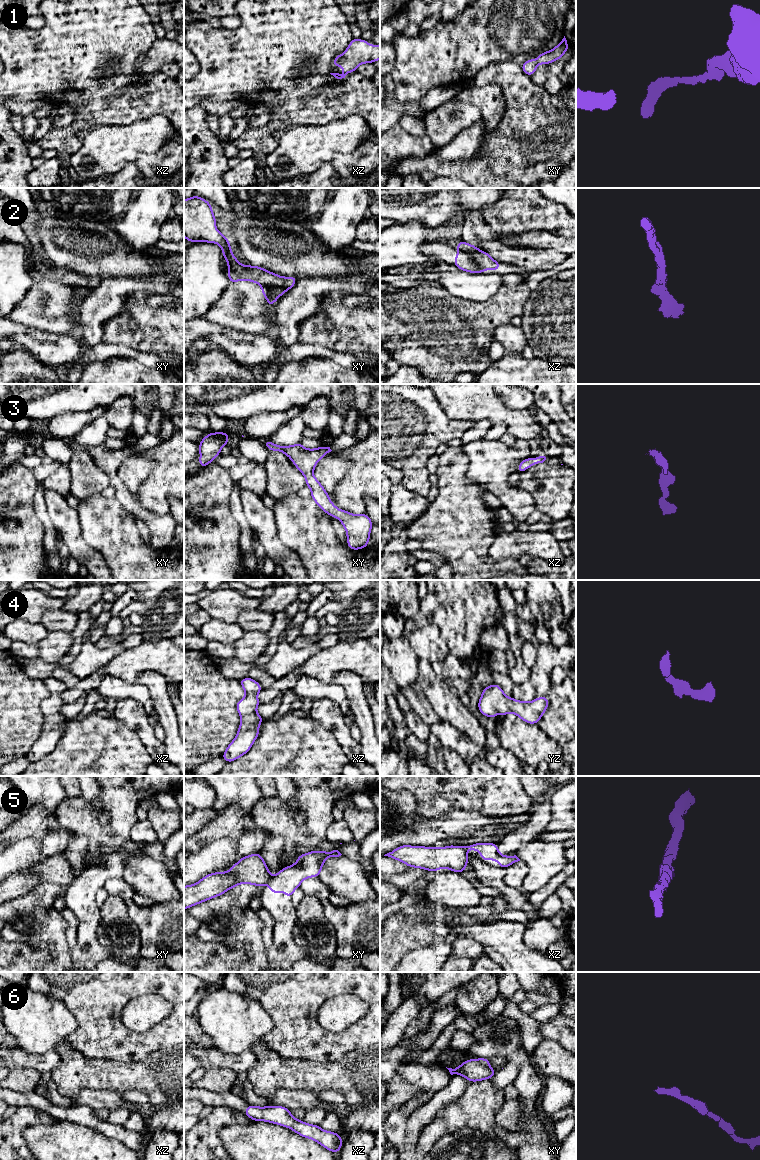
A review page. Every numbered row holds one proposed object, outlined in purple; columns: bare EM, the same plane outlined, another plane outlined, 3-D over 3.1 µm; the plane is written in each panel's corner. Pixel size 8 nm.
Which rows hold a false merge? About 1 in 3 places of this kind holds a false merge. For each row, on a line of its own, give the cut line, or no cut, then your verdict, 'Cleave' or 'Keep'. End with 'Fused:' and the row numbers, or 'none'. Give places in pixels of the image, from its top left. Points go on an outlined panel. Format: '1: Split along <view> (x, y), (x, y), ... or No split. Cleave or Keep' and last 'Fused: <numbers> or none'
1: No split. Keep
2: Split along xz (458, 250), (464, 251), (483, 271). Cleave
3: No split. Keep
4: No split. Keep
5: Split along xy (272, 876), (267, 883). Cleave
6: No split. Keep
Fused: 2, 5

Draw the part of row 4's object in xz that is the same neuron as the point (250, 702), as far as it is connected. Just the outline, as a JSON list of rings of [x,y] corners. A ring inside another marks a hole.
[[[248,676],[239,680],[239,682],[246,691],[246,696],[236,704],[236,709],[241,716],[241,722],[237,736],[222,755],[226,763],[237,760],[251,749],[259,735],[259,724],[264,721],[255,711],[260,705],[257,695],[262,690],[262,686]]]

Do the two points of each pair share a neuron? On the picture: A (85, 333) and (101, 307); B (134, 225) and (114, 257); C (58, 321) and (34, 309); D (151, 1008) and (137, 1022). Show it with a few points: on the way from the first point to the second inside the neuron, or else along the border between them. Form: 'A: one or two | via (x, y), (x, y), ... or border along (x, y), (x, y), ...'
A: one | via (90, 327), (91, 317), (95, 313)
B: two | border along (113, 230), (132, 250), (144, 251), (146, 249)
C: one | via (52, 316), (45, 309), (40, 309)
D: one | via (148, 1011), (140, 1019)

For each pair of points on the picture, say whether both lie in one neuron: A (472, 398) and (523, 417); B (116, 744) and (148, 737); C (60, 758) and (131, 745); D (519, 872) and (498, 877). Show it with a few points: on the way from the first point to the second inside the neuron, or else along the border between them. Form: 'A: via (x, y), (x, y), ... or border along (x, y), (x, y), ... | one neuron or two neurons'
A: via (485, 404), (496, 411), (510, 416) | one neuron
B: border along (122, 723), (137, 734), (145, 748) | two neurons
C: via (78, 756), (95, 756), (100, 751), (113, 751) | one neuron
D: border along (505, 868), (504, 882), (513, 888), (520, 889) | two neurons

